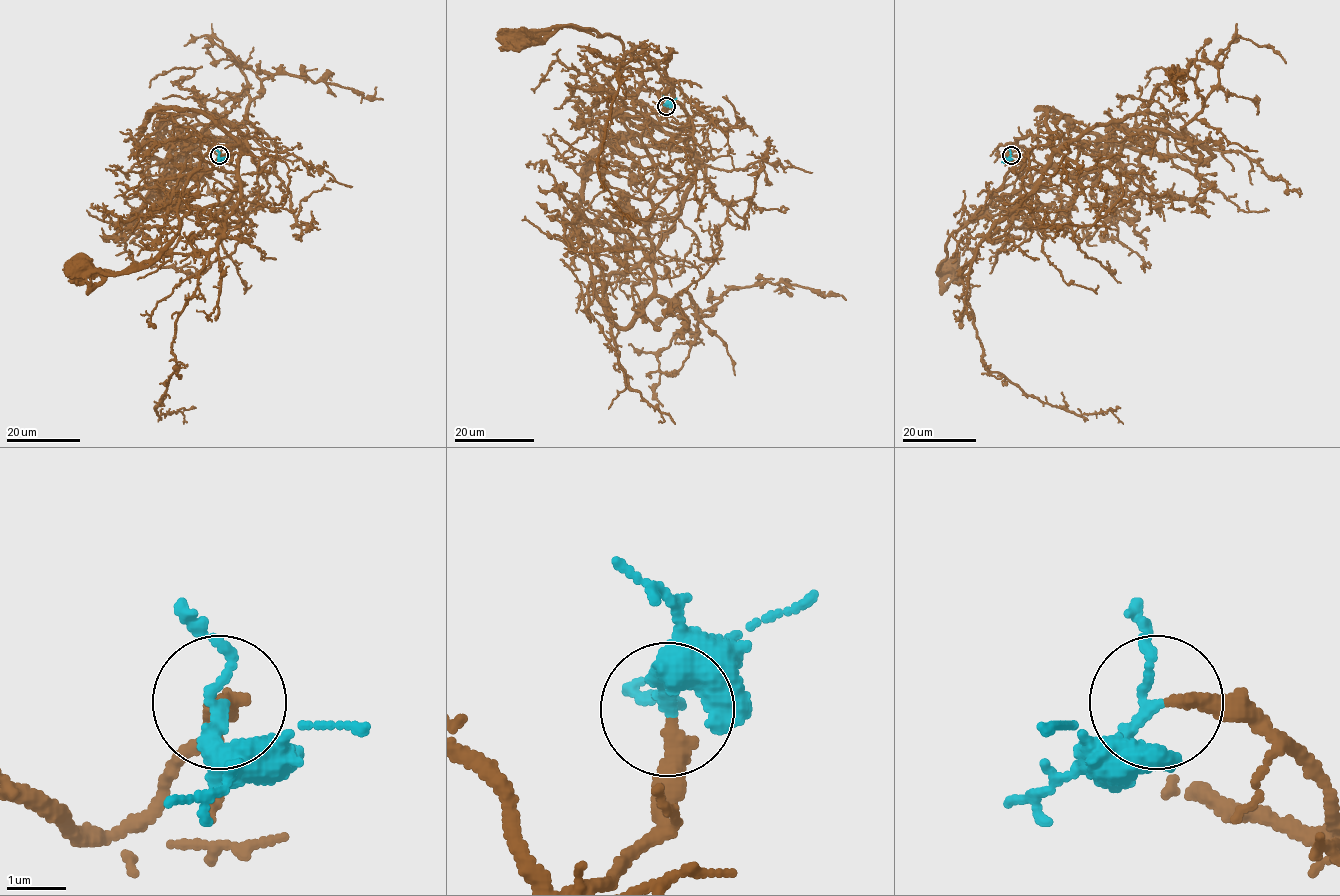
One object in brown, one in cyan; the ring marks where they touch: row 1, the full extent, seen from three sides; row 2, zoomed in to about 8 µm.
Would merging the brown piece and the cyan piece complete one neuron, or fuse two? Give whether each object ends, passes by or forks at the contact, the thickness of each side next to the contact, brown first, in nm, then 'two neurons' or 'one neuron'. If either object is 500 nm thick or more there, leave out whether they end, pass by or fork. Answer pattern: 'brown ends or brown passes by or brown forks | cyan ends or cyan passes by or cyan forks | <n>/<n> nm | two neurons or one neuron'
brown ends | cyan passes by | 300/180 nm | one neuron

